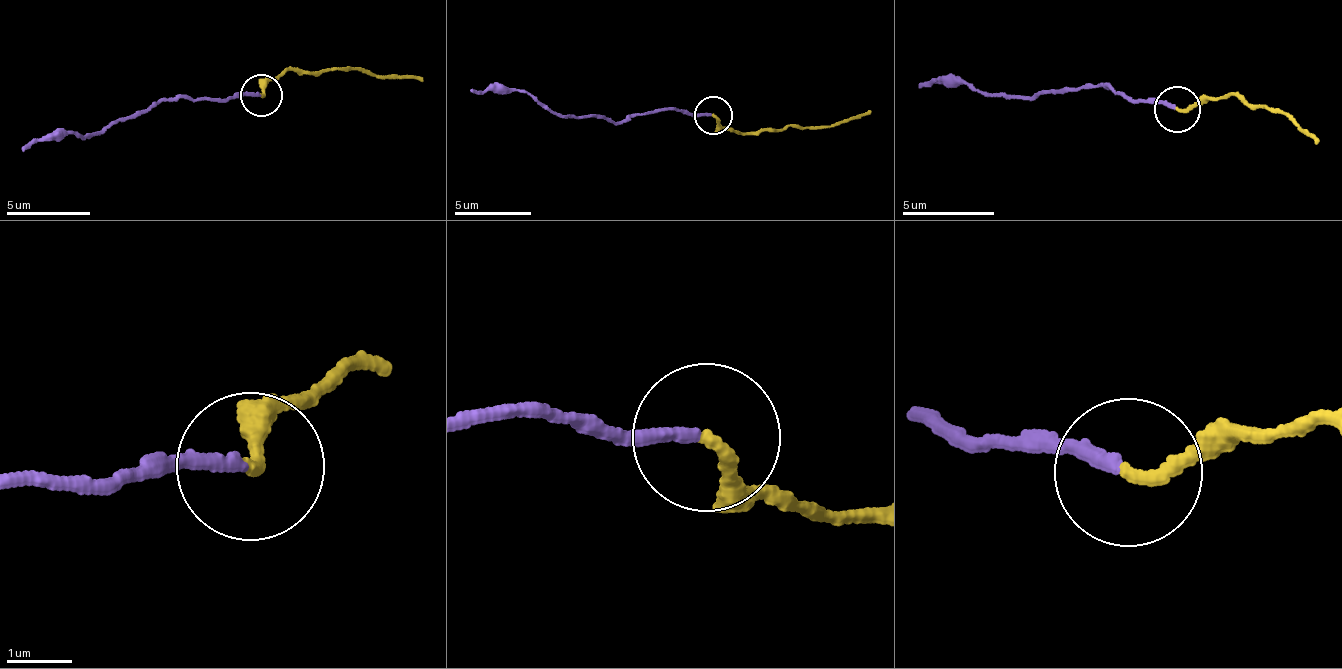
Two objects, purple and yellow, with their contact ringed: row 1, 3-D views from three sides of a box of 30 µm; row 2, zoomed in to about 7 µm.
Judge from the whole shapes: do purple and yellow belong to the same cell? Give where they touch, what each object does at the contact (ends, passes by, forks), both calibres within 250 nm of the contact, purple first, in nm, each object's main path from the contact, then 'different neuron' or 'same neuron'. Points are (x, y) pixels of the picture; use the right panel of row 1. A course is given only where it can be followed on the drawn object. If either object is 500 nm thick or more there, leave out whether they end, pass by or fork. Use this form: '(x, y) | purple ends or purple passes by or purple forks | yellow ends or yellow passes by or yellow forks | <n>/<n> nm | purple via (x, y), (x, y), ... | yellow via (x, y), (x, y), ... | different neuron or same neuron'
(1177, 109) | purple ends | yellow ends | 200/190 nm | purple via (1176, 107), (1136, 102), (1092, 84), (1063, 95), (1025, 97), (945, 79), (917, 89) | yellow via (1179, 108), (1230, 94), (1293, 117), (1297, 129), (1315, 133), (1315, 145) | same neuron

